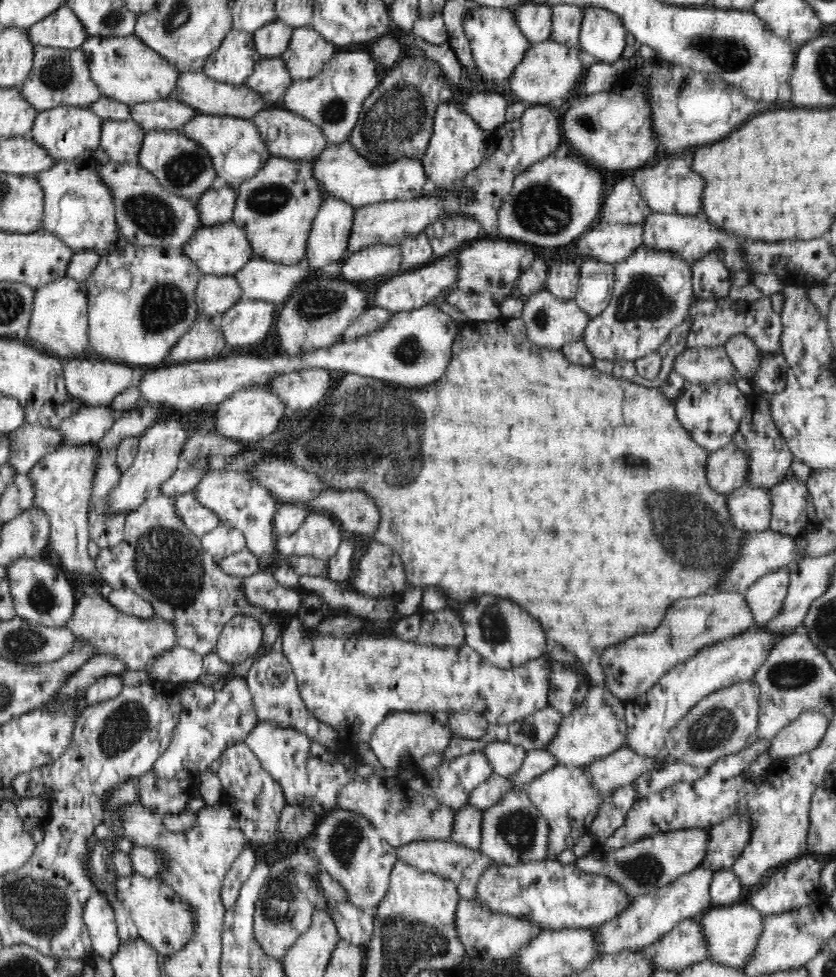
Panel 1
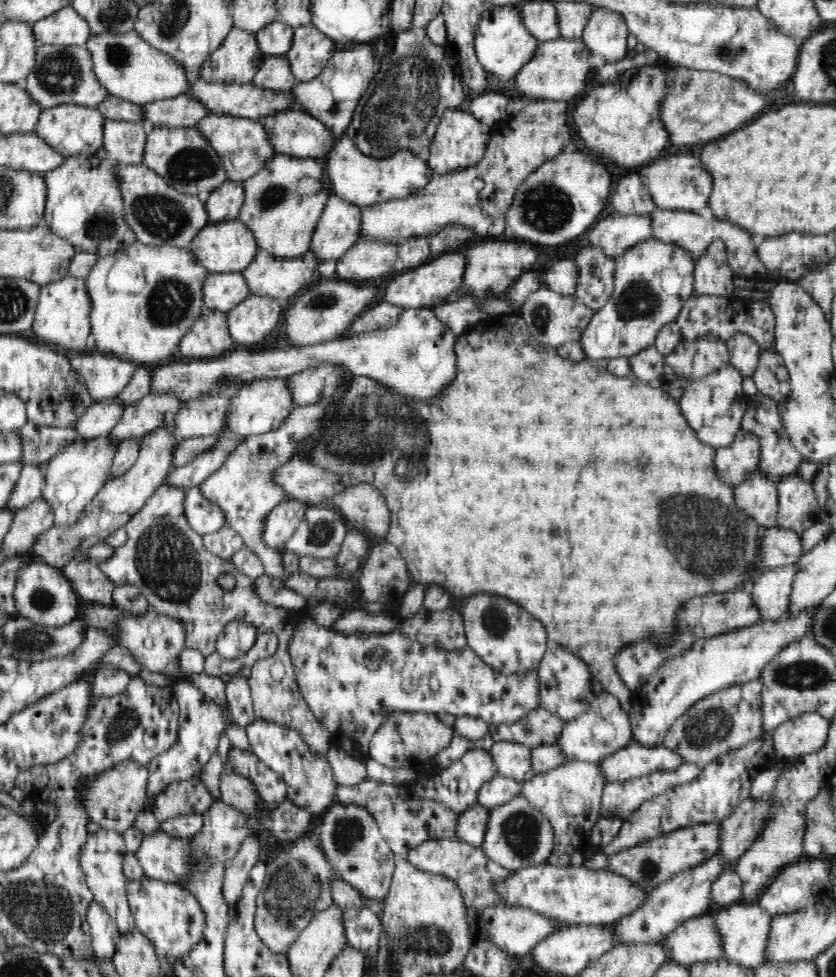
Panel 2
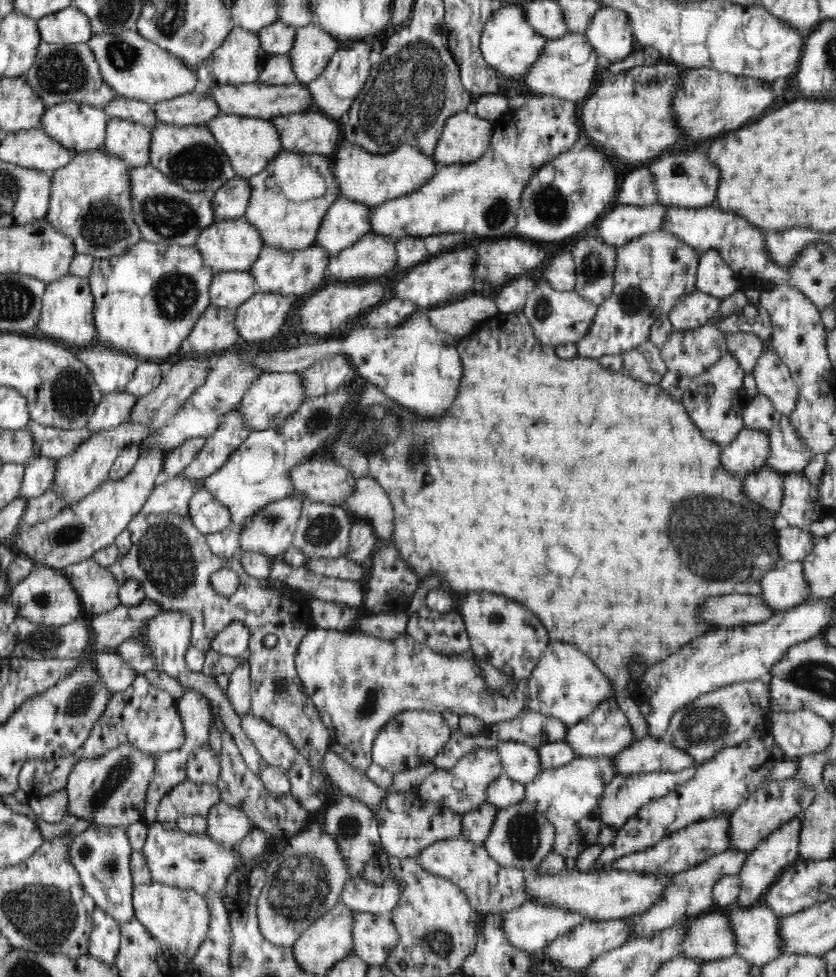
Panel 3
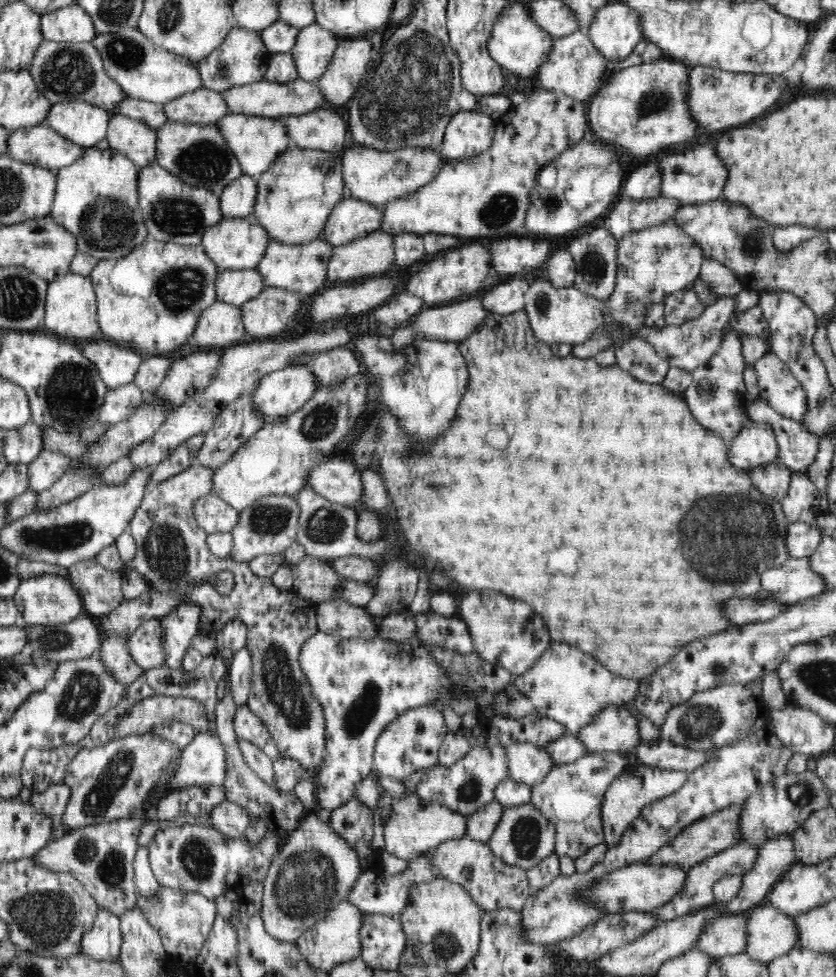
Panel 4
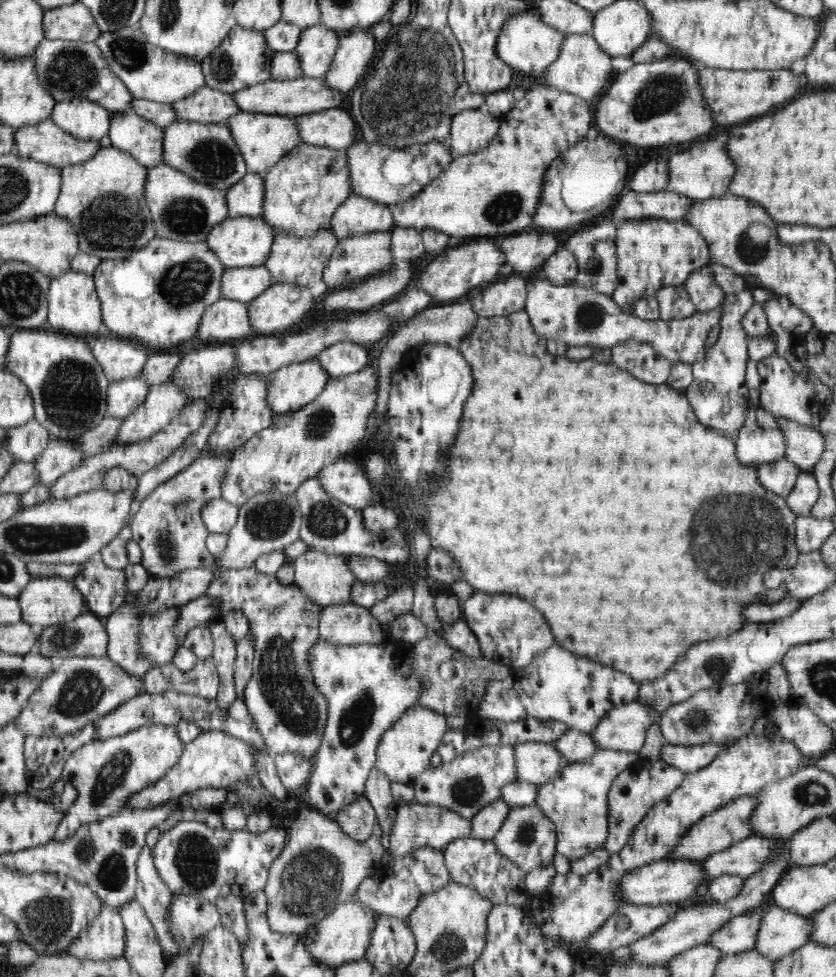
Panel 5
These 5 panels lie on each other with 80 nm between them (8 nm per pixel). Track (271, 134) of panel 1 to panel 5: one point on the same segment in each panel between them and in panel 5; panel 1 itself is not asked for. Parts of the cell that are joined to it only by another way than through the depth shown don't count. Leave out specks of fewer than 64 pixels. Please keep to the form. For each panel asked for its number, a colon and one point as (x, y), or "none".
2: (294, 133)
3: (310, 132)
4: (325, 130)
5: (333, 128)

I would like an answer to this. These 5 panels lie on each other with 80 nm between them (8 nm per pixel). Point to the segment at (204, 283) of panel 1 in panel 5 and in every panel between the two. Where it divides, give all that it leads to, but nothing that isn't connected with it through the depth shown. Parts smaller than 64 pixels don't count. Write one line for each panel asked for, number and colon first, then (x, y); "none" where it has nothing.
2: (221, 292)
3: (229, 289)
4: (236, 287)
5: (244, 284)

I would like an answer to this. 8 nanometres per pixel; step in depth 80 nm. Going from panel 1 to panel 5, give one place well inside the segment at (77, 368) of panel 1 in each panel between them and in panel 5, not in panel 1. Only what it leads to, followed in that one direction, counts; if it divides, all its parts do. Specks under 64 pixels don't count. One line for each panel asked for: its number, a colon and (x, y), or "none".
2: (104, 377)
3: (111, 370)
4: (116, 366)
5: (121, 359)

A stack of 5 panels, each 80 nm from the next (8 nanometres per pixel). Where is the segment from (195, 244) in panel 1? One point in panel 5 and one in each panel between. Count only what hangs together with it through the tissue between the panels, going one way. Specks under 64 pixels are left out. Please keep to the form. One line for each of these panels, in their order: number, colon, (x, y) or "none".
2: (226, 247)
3: (231, 244)
4: (233, 244)
5: (240, 241)

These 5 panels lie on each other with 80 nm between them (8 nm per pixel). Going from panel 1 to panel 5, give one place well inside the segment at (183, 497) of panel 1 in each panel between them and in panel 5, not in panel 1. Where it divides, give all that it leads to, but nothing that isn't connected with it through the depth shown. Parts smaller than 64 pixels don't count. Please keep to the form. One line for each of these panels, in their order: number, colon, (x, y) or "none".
2: (203, 517)
3: (208, 515)
4: (213, 515)
5: (219, 516)

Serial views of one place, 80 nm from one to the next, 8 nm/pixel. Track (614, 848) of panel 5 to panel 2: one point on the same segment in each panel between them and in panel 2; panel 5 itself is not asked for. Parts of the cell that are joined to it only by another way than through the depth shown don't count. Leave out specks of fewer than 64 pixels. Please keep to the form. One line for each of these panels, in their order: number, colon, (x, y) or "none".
2: (618, 799)
3: (624, 795)
4: (637, 787)

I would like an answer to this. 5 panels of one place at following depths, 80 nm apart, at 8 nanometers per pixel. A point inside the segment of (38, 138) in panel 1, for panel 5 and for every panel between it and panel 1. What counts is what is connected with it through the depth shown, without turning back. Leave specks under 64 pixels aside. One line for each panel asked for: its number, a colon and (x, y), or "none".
2: (70, 130)
3: (78, 127)
4: (84, 124)
5: (82, 119)

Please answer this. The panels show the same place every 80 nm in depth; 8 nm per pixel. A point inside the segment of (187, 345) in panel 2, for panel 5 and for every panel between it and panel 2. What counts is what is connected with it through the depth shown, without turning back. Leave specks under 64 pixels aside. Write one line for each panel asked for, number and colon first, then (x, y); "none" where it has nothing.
3: (215, 330)
4: (221, 324)
5: (226, 319)

